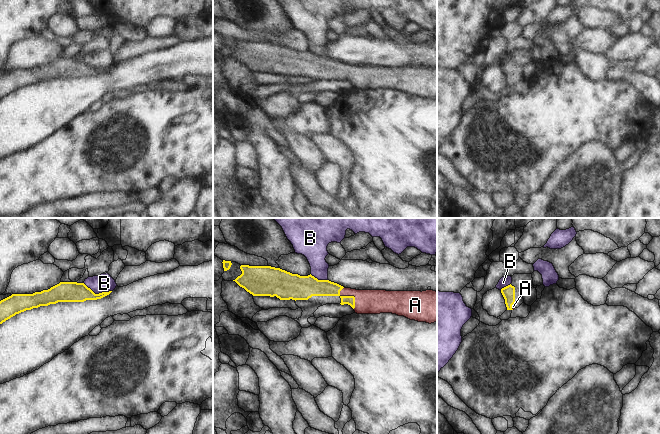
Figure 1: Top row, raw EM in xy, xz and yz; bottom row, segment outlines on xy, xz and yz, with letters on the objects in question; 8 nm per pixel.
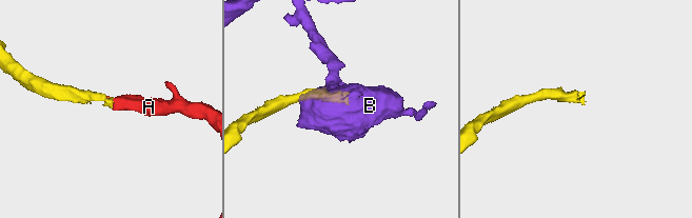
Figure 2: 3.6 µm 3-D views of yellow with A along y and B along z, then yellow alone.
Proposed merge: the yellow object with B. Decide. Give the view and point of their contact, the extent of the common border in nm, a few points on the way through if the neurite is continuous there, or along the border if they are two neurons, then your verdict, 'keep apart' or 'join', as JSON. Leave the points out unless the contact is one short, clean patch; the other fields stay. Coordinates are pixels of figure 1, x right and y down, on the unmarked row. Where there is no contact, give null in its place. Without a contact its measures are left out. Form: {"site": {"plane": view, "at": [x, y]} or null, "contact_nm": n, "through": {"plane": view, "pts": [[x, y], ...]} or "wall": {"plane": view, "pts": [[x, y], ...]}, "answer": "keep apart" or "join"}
{"site": {"plane": "xy", "at": [97, 70]}, "contact_nm": 240, "wall": {"plane": "xy", "pts": [[83, 59], [95, 69], [111, 67]]}, "answer": "keep apart"}

